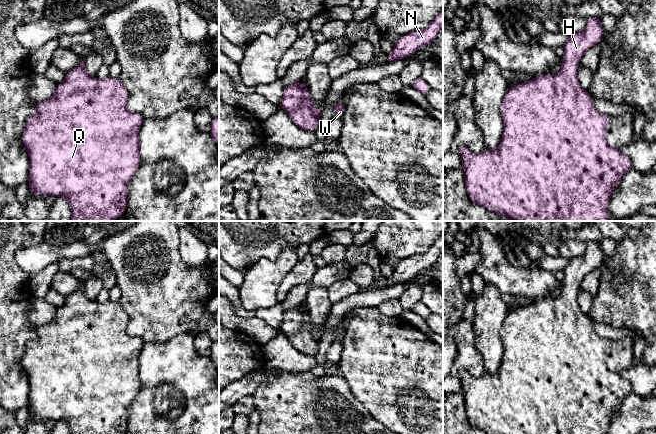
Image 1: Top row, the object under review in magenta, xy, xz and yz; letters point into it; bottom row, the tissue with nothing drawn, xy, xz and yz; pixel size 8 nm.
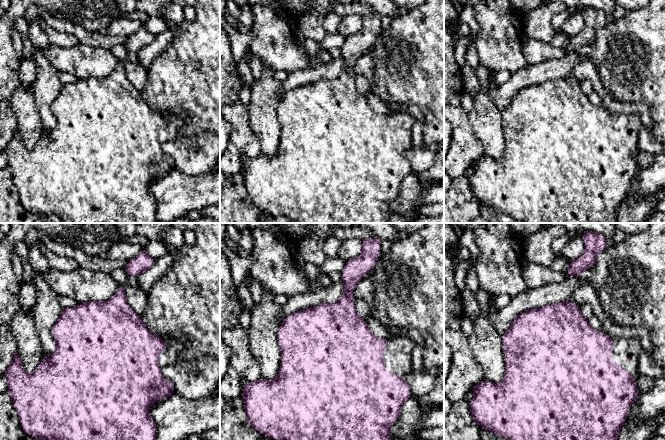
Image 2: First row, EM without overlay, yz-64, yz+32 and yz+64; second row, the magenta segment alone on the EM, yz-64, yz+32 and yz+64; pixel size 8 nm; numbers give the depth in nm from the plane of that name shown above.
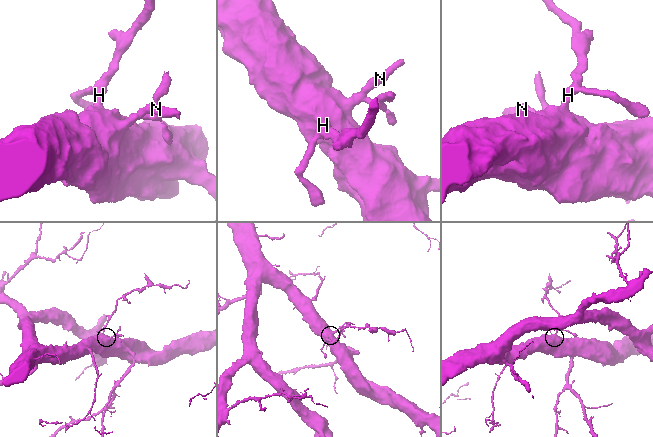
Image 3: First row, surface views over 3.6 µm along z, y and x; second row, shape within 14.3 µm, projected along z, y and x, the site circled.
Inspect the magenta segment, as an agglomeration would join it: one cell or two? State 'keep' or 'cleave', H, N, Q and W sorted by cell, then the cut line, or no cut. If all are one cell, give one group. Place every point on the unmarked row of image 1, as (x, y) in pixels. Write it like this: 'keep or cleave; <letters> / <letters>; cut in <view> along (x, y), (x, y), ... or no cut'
keep; H N Q W; no cut

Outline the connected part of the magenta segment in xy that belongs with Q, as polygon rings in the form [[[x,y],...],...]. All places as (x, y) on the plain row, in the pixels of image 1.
[[[83,281],[77,291],[66,297],[65,304],[56,309],[49,323],[36,326],[36,338],[25,347],[21,365],[30,385],[29,417],[64,421],[71,434],[125,434],[128,427],[127,408],[141,388],[138,357],[144,341],[127,333],[129,317],[119,301],[98,303],[87,296],[85,286]]]

